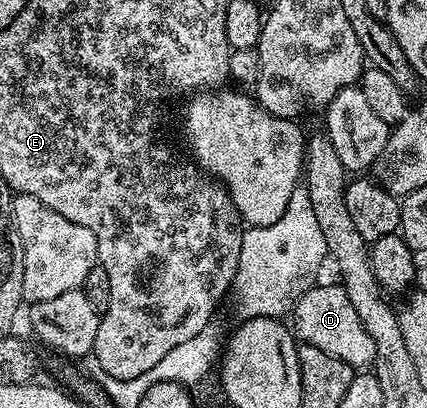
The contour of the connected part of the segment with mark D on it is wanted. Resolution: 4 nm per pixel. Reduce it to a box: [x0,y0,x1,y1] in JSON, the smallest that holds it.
[292,284,376,371]

